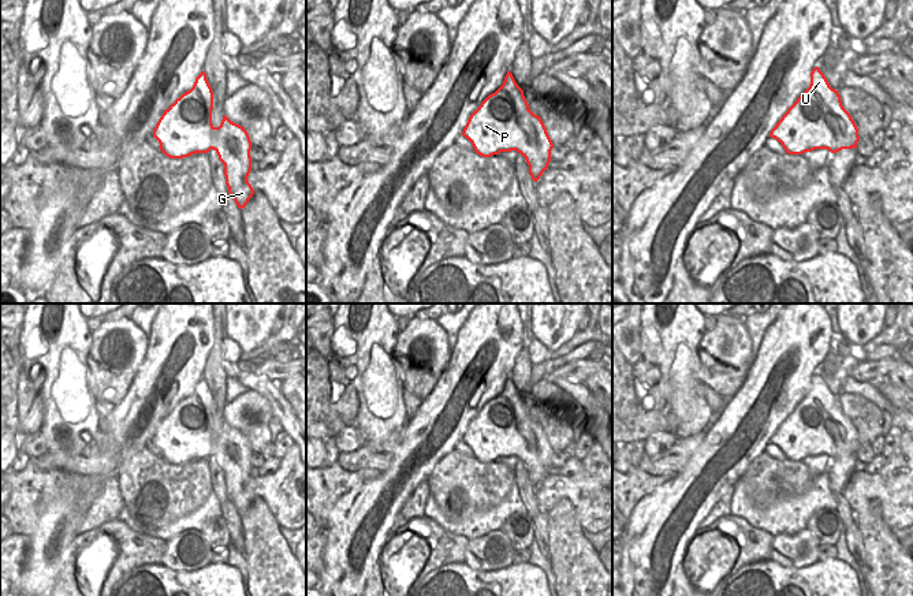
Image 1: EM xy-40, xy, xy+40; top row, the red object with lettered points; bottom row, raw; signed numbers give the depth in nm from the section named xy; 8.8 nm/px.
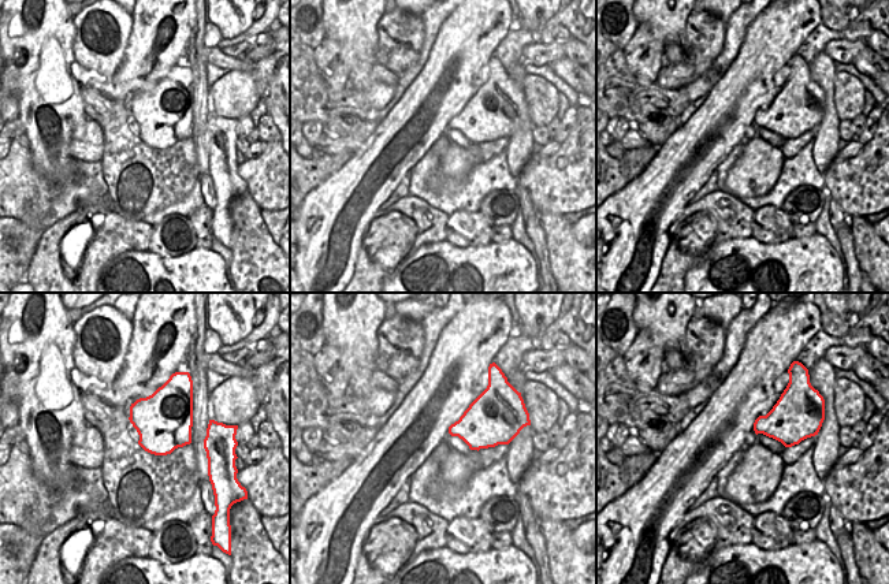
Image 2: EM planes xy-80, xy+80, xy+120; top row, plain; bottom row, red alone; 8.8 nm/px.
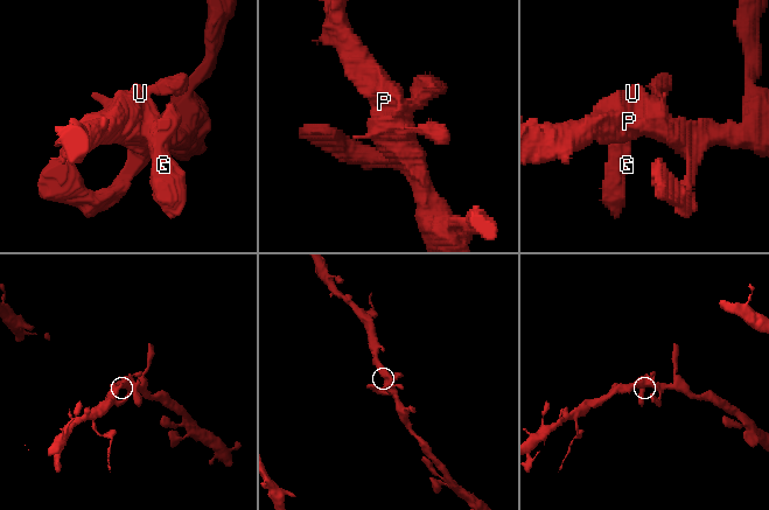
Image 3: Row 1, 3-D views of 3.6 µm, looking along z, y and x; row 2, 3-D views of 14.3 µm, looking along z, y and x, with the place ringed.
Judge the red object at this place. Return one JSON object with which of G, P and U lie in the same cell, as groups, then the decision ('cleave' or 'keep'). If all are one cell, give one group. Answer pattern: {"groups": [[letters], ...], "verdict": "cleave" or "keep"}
{"groups": [["G", "P", "U"]], "verdict": "keep"}

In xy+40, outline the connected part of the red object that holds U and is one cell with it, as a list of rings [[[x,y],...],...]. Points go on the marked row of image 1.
[[[815,67],[809,87],[787,109],[769,133],[782,144],[786,153],[802,154],[815,149],[836,153],[857,148],[858,128],[843,108],[838,90],[832,89]]]

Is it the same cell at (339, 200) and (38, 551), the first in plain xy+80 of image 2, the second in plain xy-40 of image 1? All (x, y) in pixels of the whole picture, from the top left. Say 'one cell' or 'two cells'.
one cell

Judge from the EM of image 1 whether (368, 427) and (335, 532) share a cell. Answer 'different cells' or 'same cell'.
different cells

